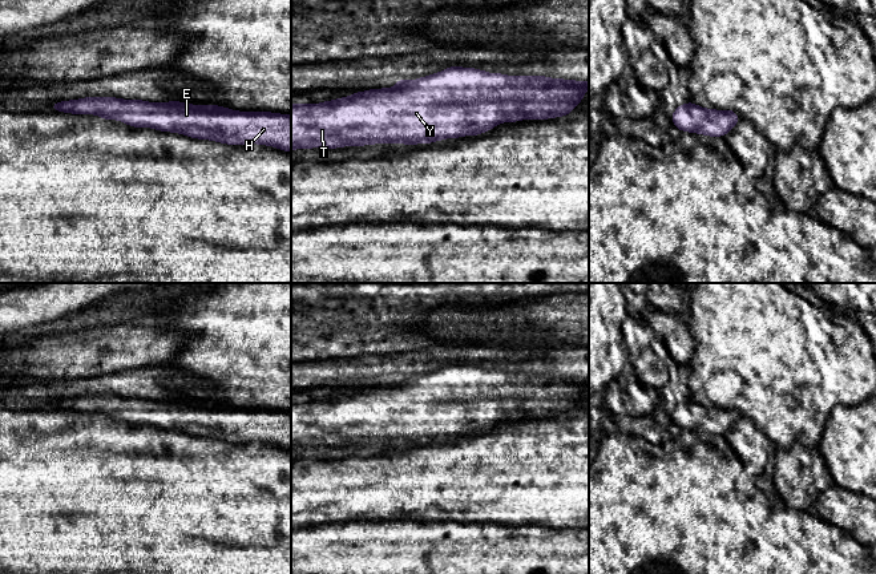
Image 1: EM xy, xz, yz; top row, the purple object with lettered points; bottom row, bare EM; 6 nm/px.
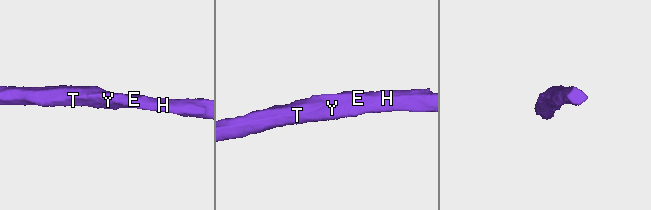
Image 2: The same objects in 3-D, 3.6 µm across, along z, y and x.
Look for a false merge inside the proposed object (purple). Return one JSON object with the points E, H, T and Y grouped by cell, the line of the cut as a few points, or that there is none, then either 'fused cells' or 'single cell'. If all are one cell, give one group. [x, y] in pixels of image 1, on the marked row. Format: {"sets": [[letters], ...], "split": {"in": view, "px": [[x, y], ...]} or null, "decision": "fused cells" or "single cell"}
{"sets": [["E", "H", "T", "Y"]], "split": null, "decision": "single cell"}

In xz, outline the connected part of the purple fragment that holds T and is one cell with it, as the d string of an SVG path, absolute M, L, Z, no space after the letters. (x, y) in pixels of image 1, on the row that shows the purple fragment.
M448 66L439 73L419 77L415 81L397 78L397 84L393 88L355 92L350 97L340 97L320 104L291 104L291 151L295 149L336 149L375 144L417 145L432 144L445 138L479 136L502 122L570 116L573 108L582 102L586 89L589 89L589 81L545 76L506 76L502 73L488 73L476 68Z

